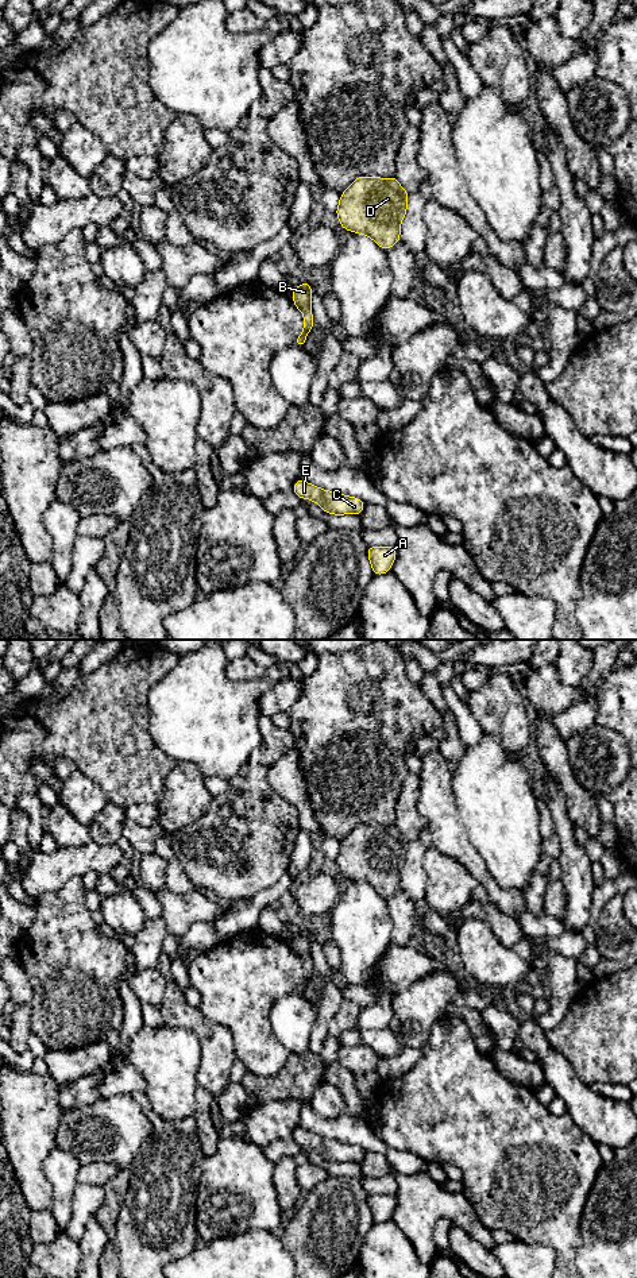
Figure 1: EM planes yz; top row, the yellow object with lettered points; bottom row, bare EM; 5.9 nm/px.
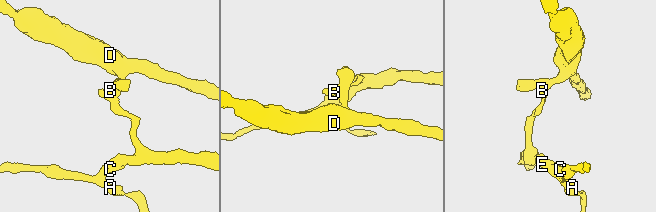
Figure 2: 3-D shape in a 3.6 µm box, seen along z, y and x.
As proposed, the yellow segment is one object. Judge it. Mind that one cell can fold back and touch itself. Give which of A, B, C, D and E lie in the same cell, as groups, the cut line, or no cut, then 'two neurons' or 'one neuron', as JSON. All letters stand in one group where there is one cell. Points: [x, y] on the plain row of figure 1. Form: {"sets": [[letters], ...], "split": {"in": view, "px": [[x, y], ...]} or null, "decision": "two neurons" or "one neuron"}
{"sets": [["A", "C", "E"], ["B", "D"]], "split": {"in": "yz", "px": [[309, 956], [304, 961]]}, "decision": "two neurons"}

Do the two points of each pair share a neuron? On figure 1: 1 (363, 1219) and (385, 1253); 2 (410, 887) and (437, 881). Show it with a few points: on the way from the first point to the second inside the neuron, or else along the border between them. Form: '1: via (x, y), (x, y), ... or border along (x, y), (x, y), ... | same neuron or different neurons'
1: border along (374, 1223), (362, 1243), (358, 1258) | different neurons
2: border along (427, 852), (424, 861), (427, 895), (424, 899) | different neurons

